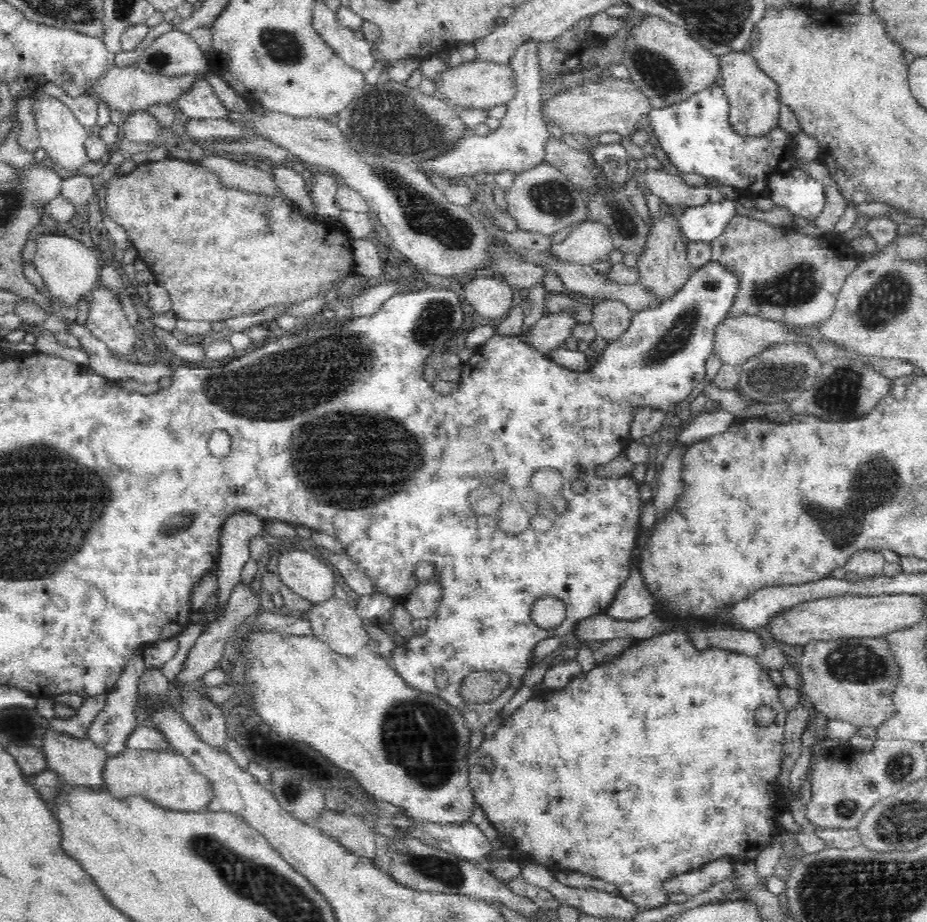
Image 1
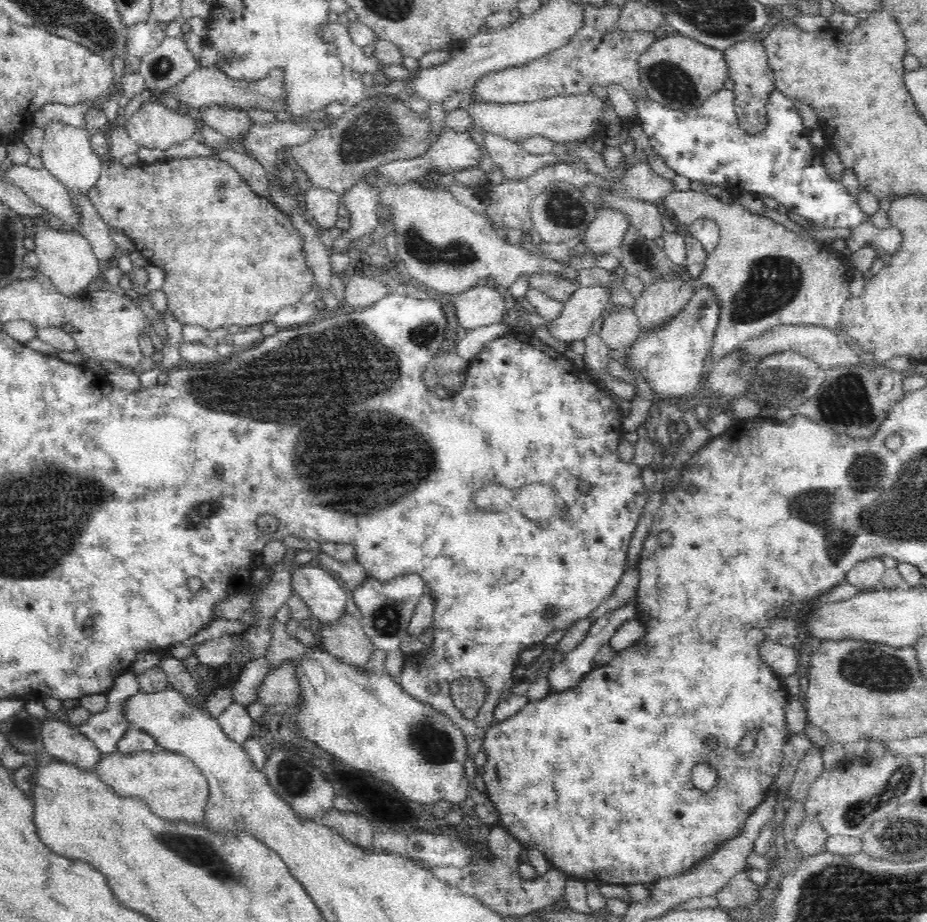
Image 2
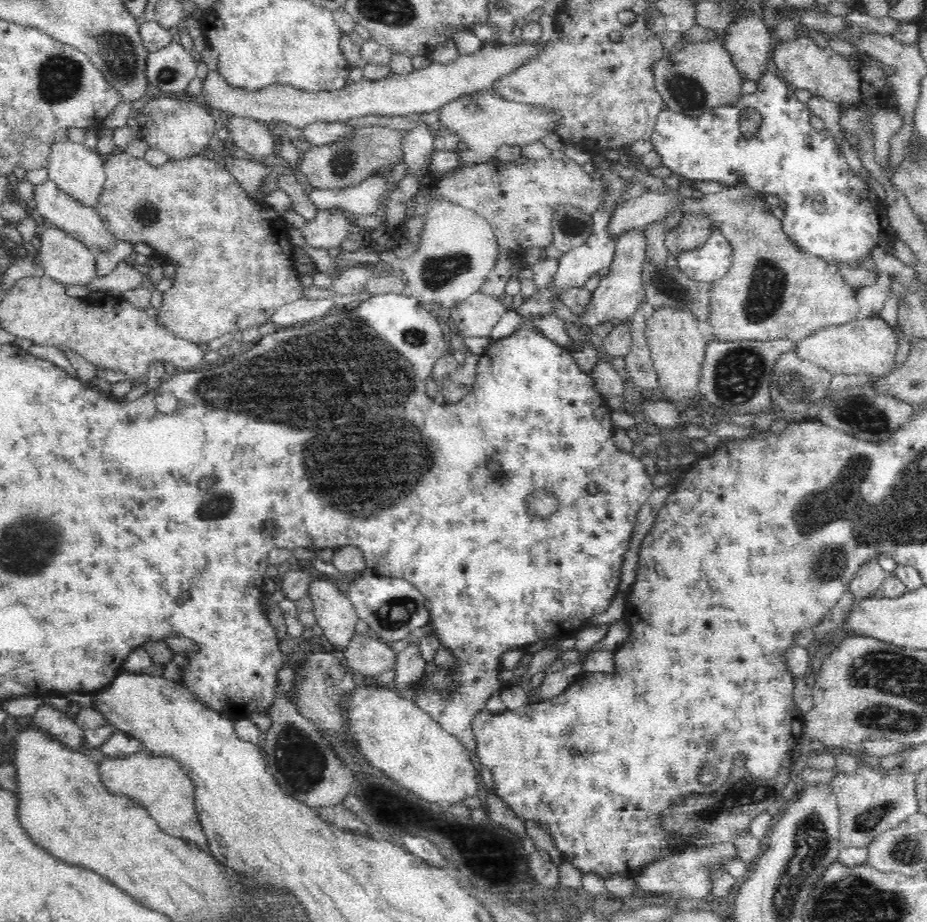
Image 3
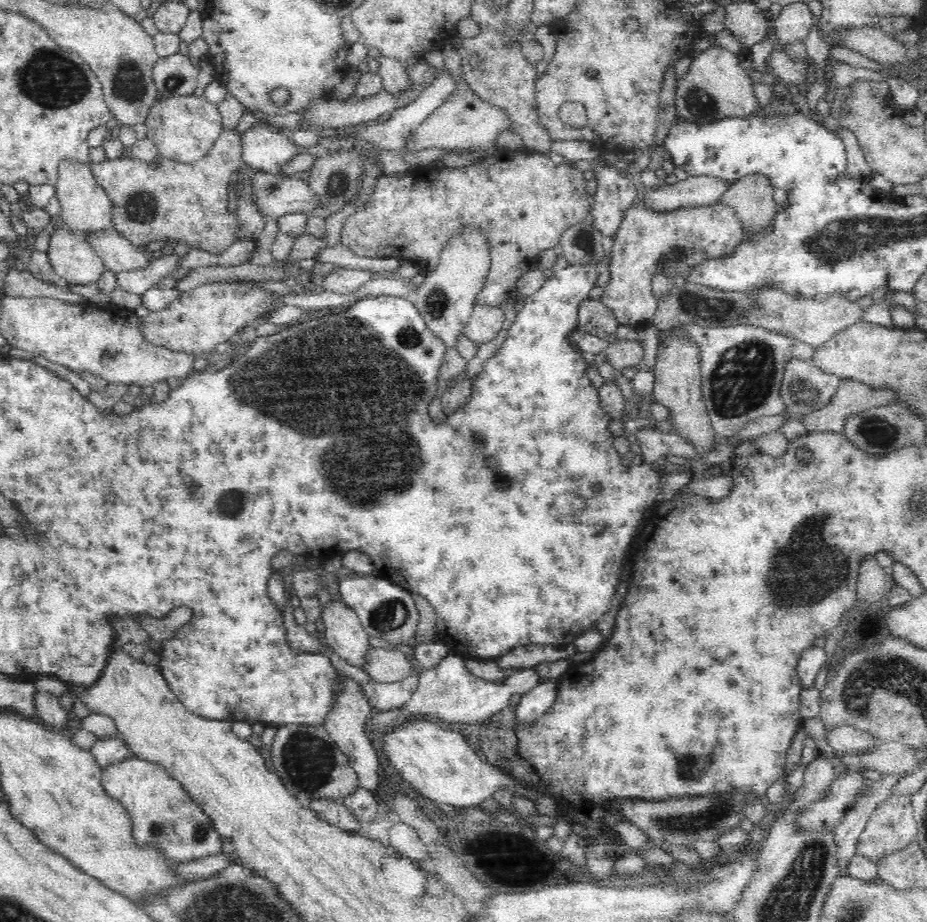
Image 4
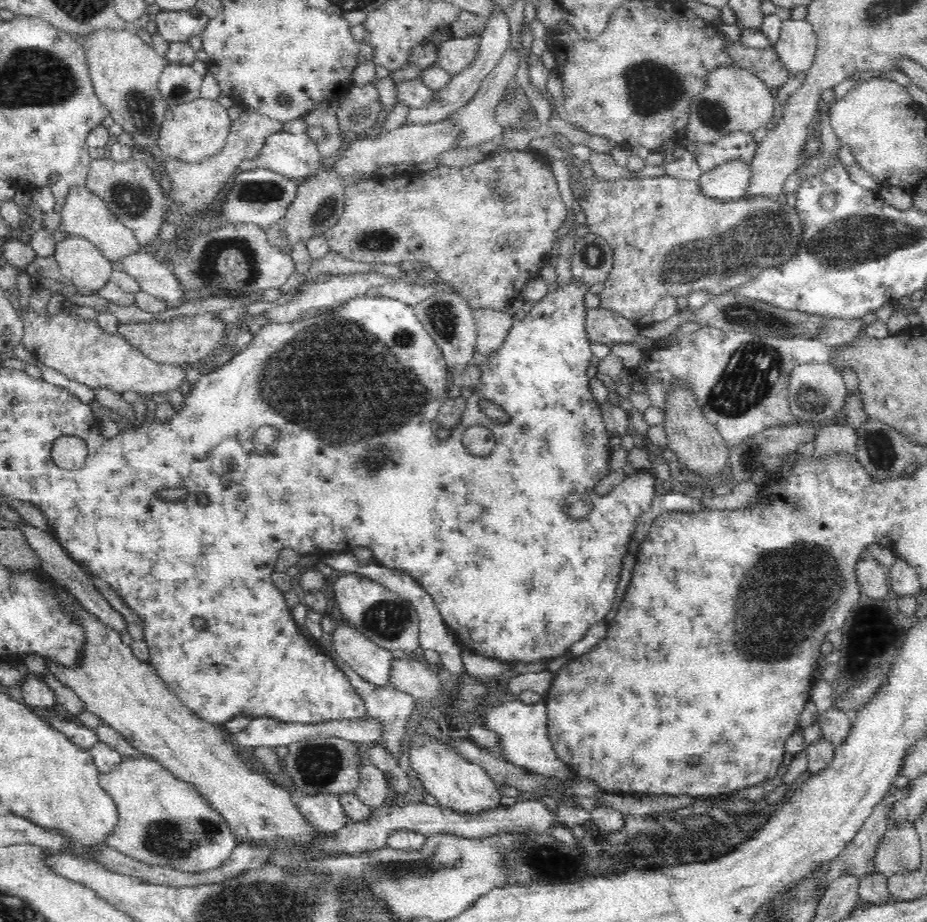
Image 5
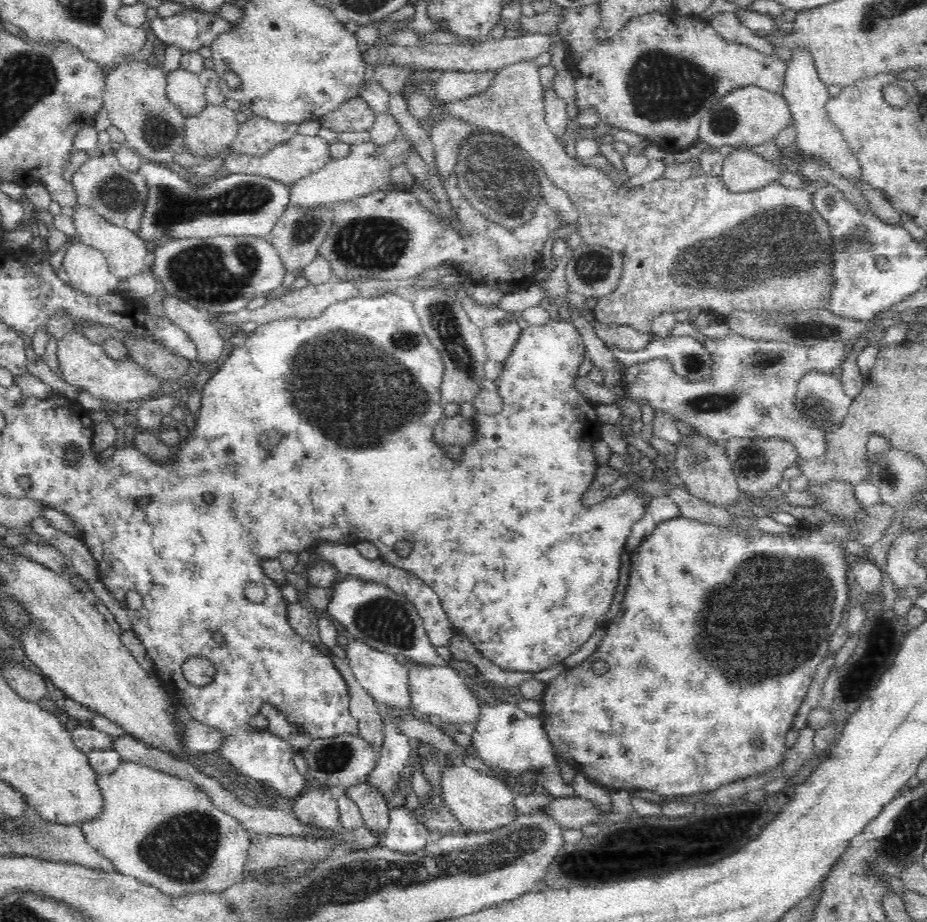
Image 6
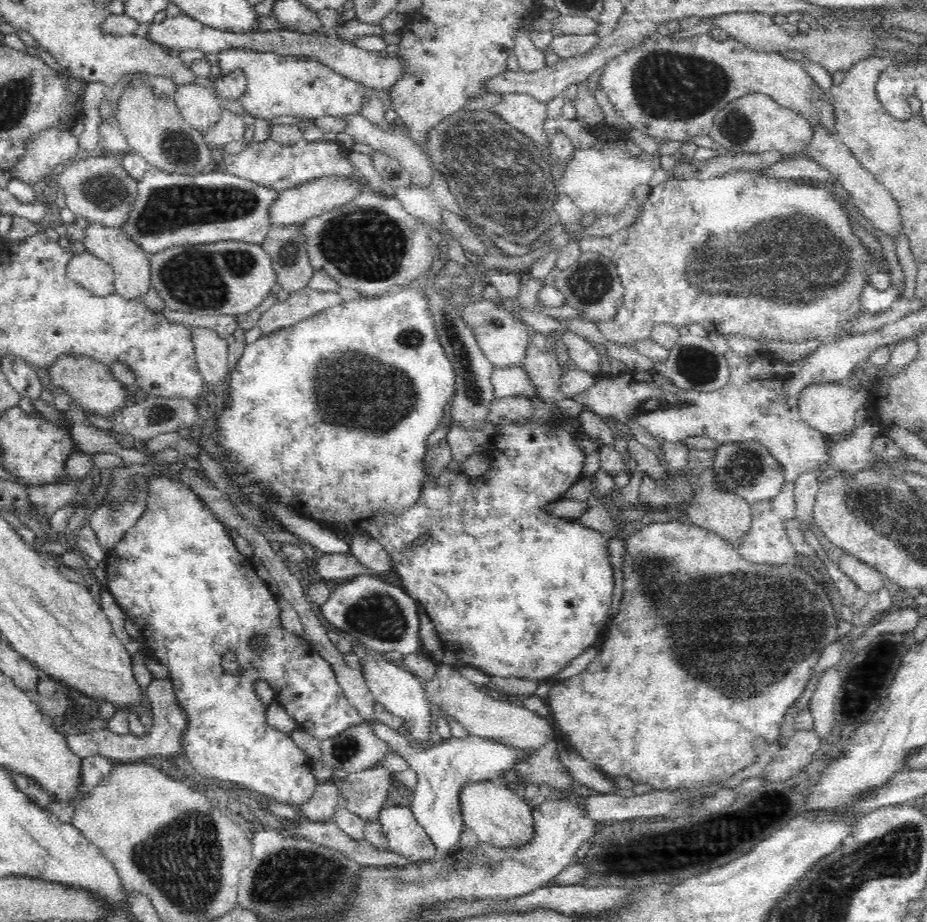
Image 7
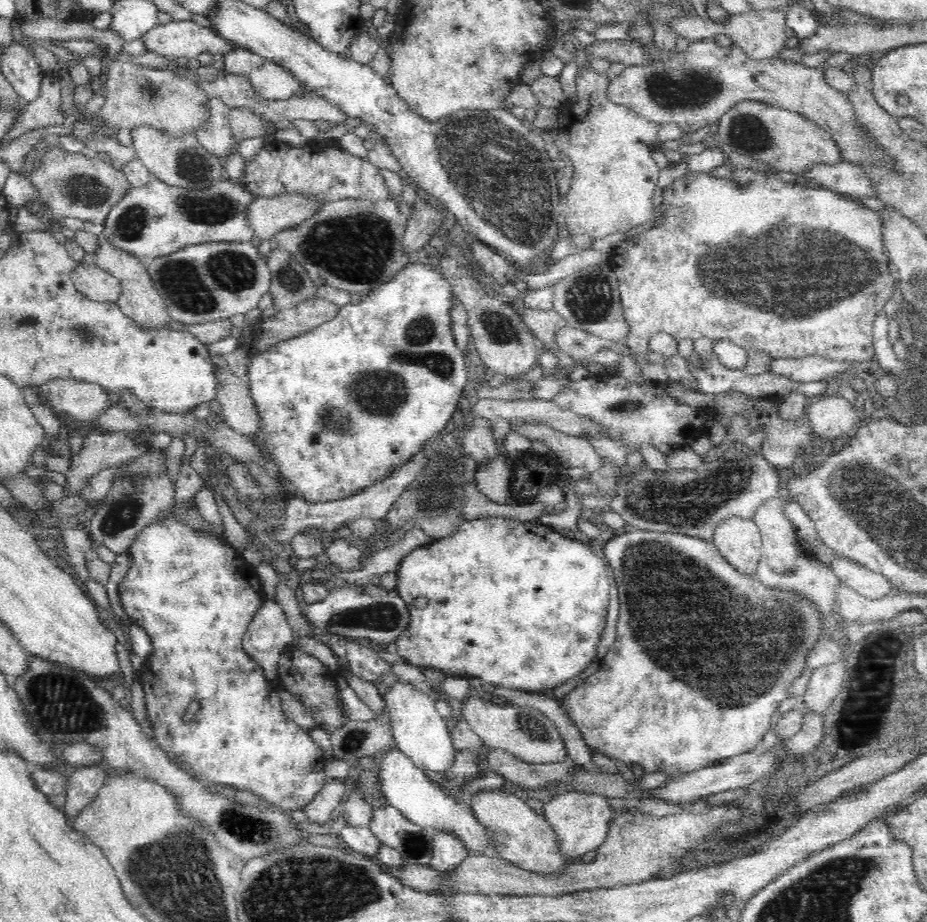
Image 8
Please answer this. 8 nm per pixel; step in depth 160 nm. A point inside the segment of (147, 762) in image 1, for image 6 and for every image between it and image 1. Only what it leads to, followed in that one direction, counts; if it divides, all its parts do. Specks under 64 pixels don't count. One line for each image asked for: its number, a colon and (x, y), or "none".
2: (171, 784)
3: (160, 785)
4: (165, 817)
5: (163, 821)
6: (159, 828)

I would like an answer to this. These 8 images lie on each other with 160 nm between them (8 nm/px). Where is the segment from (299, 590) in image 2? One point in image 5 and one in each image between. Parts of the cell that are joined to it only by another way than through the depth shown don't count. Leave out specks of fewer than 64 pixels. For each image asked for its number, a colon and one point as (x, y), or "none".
3: (334, 612)
4: (342, 629)
5: (372, 662)

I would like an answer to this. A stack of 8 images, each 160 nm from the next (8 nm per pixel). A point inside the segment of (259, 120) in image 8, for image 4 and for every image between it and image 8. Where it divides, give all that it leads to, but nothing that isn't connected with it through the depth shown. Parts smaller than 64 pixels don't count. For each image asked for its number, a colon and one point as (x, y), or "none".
4: (184, 129)
5: (194, 131)
6: (212, 132)
7: (231, 126)

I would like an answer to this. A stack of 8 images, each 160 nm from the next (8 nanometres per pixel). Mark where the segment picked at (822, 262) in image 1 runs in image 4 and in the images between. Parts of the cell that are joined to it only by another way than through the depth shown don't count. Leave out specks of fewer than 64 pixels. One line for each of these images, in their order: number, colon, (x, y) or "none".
2: (763, 275)
3: (773, 290)
4: (752, 197)

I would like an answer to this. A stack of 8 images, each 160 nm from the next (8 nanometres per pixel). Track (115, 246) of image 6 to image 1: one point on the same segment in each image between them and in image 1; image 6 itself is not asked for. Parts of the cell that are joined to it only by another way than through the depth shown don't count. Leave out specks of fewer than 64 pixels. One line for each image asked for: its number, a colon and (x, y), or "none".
1: (62, 137)
2: (67, 153)
3: (75, 170)
4: (85, 207)
5: (85, 215)

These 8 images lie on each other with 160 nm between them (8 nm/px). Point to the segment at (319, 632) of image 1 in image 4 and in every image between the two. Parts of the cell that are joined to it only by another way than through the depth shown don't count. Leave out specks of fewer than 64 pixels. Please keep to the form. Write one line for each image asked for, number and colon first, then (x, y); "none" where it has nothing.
2: (347, 640)
3: (367, 657)
4: (382, 665)

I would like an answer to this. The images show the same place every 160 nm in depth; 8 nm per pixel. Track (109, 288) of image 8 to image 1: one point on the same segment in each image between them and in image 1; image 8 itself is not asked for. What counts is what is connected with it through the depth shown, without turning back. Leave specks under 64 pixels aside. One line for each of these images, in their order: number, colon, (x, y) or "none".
1: (69, 268)
2: (66, 257)
3: (67, 260)
4: (73, 258)
5: (82, 263)
6: (87, 268)
7: (95, 275)

